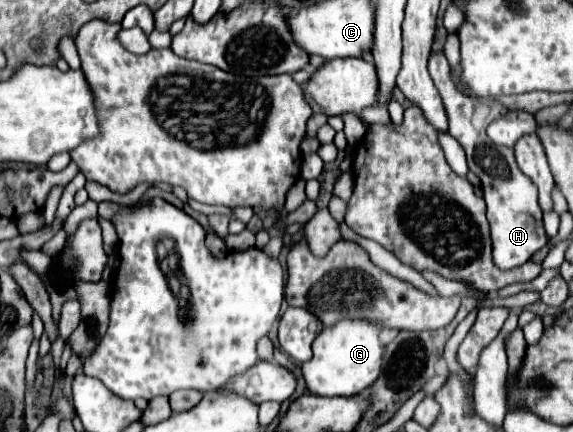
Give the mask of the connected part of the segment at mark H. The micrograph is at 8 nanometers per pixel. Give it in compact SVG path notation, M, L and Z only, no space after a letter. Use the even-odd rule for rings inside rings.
M434 53L428 61L428 69L432 75L432 81L442 97L442 103L446 107L446 117L450 121L450 135L460 141L460 145L466 151L468 167L472 173L480 177L484 201L488 205L488 223L492 233L492 255L500 269L514 269L524 265L538 249L542 249L548 243L548 235L542 225L542 211L538 205L538 191L526 175L522 175L520 167L516 165L514 151L510 147L500 147L492 143L486 135L486 127L508 109L494 101L494 99L474 99L468 95L462 95L452 77L450 77L450 65L444 57L444 53Z

